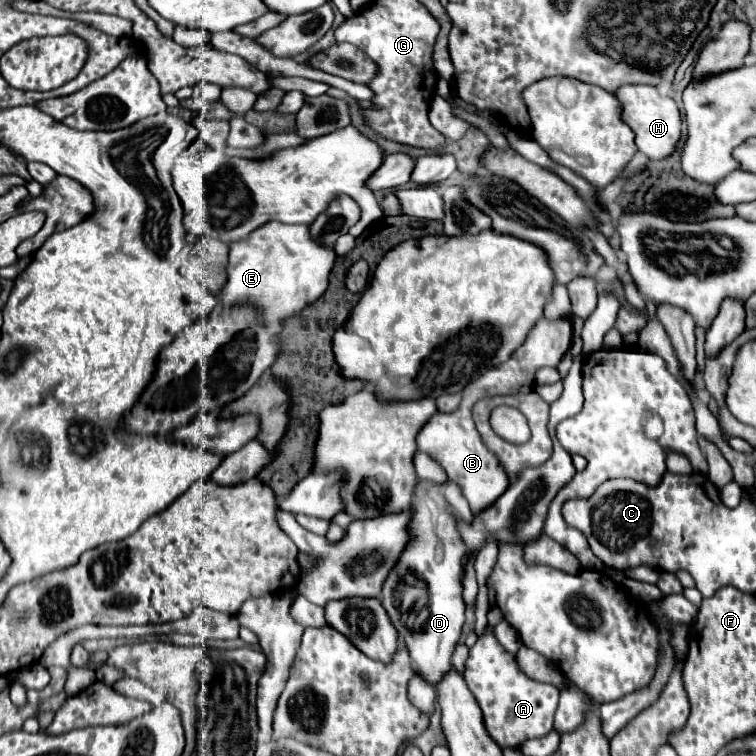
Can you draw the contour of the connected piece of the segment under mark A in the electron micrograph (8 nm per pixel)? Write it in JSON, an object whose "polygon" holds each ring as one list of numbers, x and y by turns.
{"polygon":[[487,625,477,643,469,649,469,659,465,663,463,679,477,699,485,727,499,747,521,747,523,741,543,737,553,731,553,713,557,709,559,691,553,685,529,679,517,665,515,655,503,649,495,639,493,627]]}

